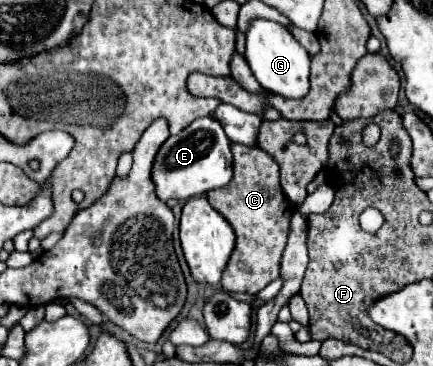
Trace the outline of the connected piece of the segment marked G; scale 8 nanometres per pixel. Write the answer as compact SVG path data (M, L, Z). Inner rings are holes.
M266 19L252 21L246 33L246 61L258 83L280 97L302 99L310 91L310 55L282 25Z

